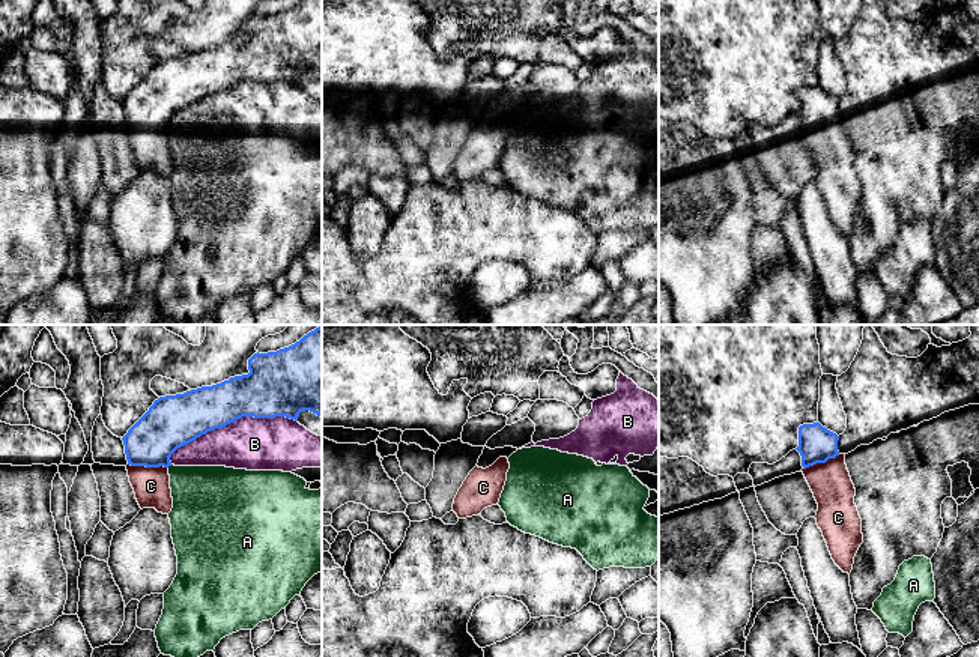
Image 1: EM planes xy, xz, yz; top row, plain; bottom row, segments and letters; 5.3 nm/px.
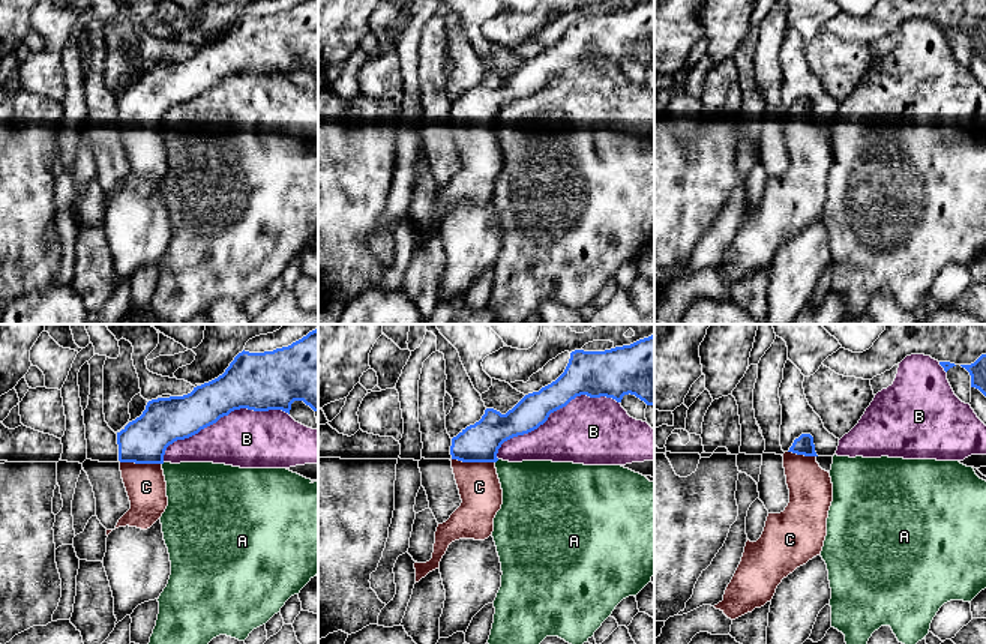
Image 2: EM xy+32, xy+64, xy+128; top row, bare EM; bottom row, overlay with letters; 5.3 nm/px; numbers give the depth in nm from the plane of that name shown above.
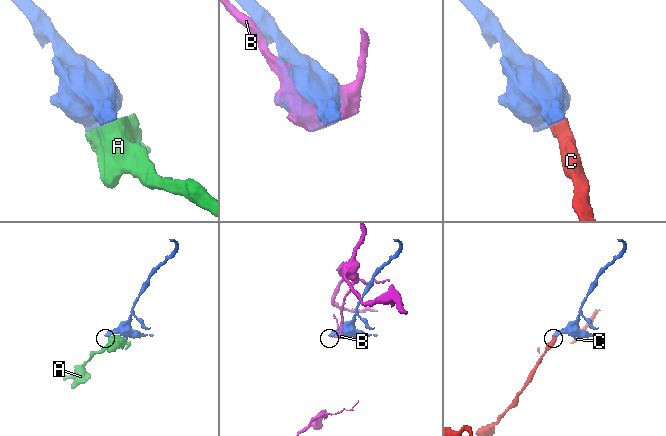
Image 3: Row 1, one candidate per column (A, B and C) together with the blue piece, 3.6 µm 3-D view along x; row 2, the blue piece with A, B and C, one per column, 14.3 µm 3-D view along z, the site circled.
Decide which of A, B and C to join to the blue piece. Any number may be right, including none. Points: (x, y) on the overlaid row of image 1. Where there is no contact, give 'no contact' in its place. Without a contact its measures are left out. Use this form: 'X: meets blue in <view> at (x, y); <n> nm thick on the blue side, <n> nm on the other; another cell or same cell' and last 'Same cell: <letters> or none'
A: meets blue in xy at (169, 465); 280 nm thick on the blue side, 340 nm on the other; another cell
B: meets blue in xy at (229, 423); 280 nm thick on the blue side, 280 nm on the other; another cell
C: meets blue in xy at (148, 466); 260 nm thick on the blue side, 190 nm on the other; same cell
Same cell: C

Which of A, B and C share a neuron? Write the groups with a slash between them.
A B / C

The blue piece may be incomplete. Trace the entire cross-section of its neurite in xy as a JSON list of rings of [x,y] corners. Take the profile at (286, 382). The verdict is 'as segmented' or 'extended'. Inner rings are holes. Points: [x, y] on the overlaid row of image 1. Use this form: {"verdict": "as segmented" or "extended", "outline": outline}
{"verdict": "extended", "outline": [[[322,326],[295,344],[277,352],[254,353],[248,374],[235,376],[212,386],[159,397],[122,437],[126,471],[140,508],[168,514],[173,508],[168,468],[171,454],[211,430],[223,428],[242,416],[286,416],[298,421],[304,410],[322,418]]]}

